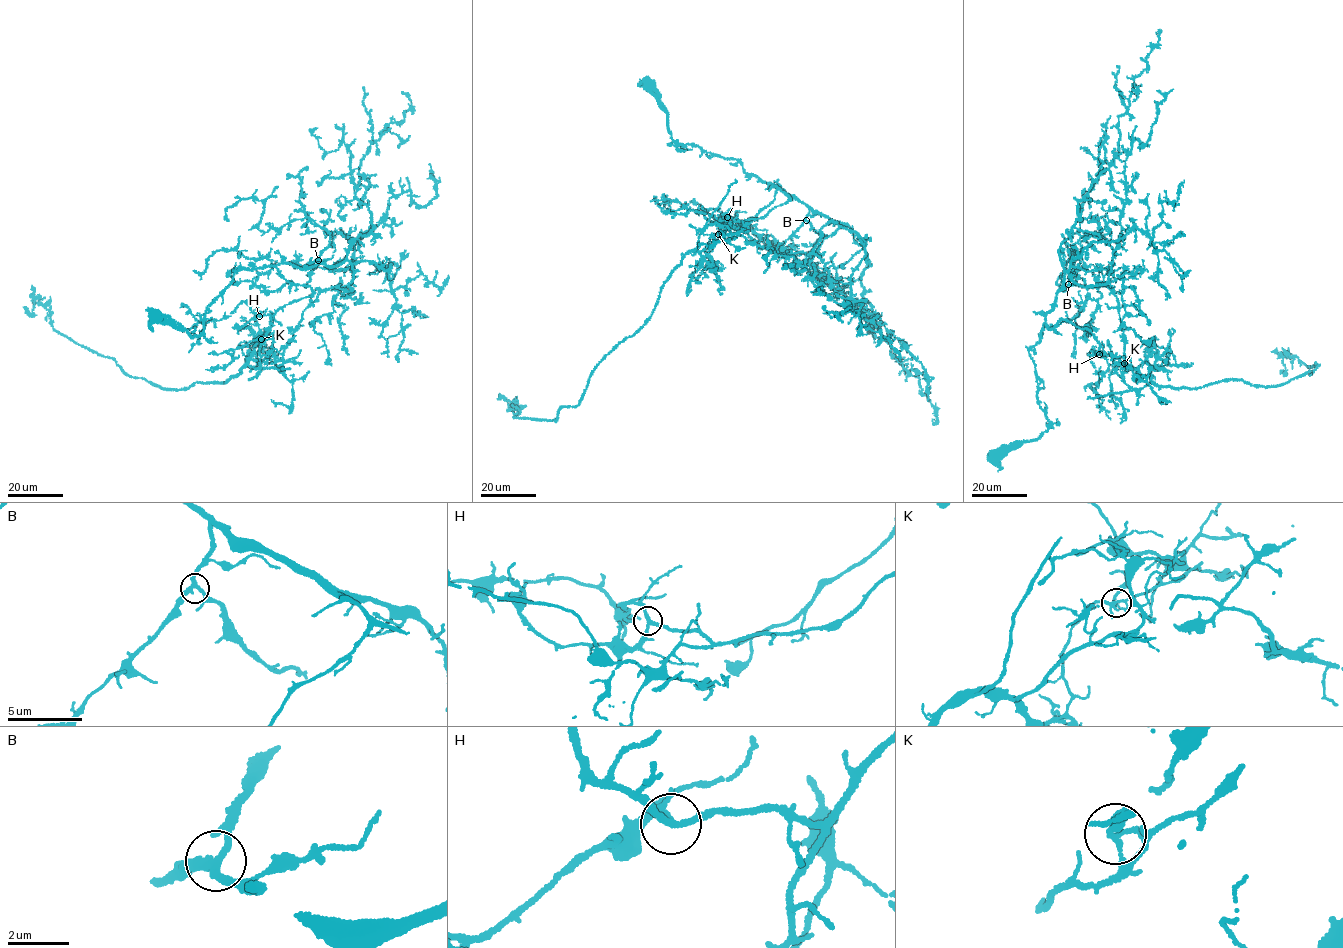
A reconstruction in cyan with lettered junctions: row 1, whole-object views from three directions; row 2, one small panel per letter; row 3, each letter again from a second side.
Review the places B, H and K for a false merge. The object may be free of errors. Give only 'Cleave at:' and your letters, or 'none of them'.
Cleave at: K

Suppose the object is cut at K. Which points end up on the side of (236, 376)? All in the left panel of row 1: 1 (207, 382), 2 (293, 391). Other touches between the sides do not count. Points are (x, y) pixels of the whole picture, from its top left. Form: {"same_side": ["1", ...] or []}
{"same_side": ["1"]}

